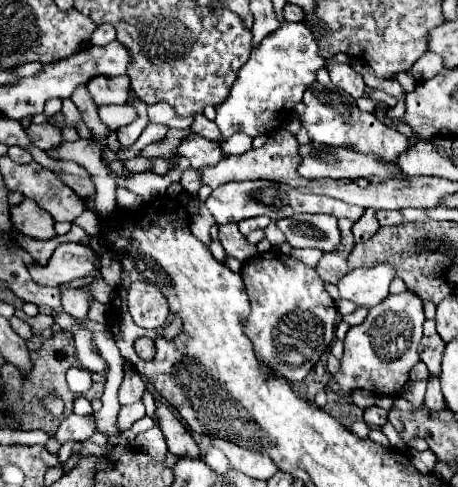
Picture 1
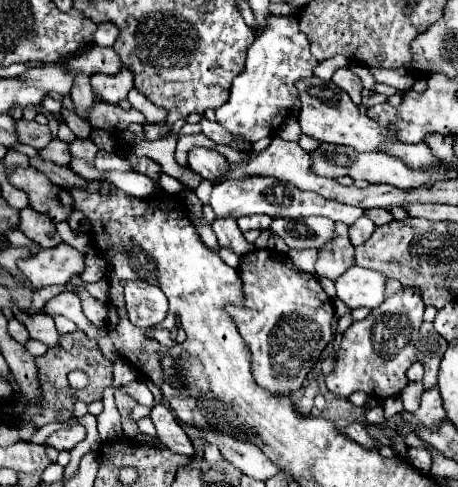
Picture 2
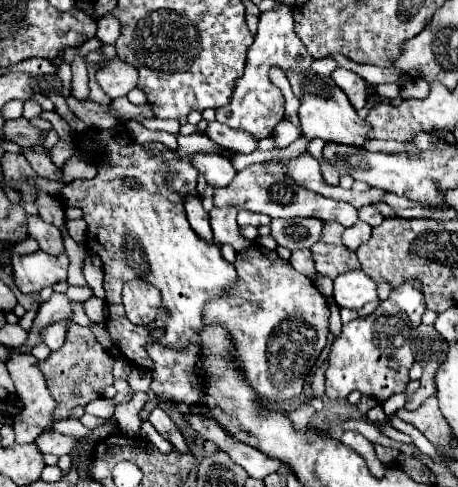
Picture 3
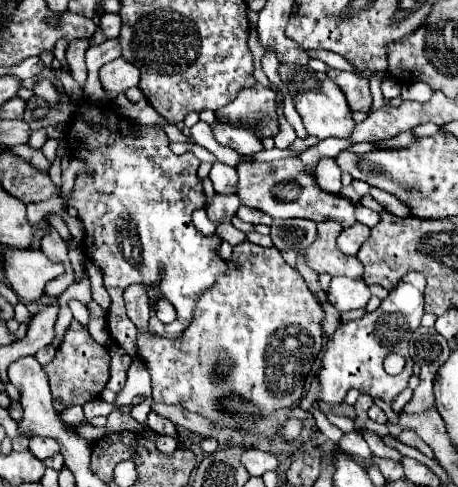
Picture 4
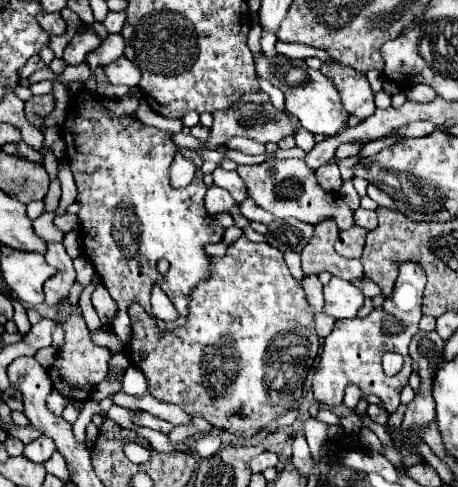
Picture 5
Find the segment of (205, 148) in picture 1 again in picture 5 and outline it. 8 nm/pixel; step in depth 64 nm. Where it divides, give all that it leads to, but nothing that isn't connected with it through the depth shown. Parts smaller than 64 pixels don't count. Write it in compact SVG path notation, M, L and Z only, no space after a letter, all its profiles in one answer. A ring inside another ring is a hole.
M216 168L214 170L214 182L222 188L226 188L230 192L230 196L240 204L246 200L246 188L244 188L244 182L240 180L238 172L228 172L224 168Z

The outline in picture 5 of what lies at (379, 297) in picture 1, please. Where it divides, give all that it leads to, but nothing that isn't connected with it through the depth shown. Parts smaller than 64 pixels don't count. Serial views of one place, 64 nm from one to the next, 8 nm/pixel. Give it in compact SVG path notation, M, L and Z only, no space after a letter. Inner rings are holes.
M332 278L324 286L324 314L334 320L356 318L358 308L364 304L364 294L342 278Z

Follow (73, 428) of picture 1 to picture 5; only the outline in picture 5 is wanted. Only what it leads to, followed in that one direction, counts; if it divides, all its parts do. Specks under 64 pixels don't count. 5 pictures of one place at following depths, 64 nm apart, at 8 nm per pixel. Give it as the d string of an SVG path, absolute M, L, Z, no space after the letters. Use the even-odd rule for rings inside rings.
M40 436L38 440L30 442L26 448L24 448L24 458L28 458L30 462L36 462L36 464L44 464L46 460L50 460L50 456L54 454L56 446L52 444L52 440L48 440L46 436Z

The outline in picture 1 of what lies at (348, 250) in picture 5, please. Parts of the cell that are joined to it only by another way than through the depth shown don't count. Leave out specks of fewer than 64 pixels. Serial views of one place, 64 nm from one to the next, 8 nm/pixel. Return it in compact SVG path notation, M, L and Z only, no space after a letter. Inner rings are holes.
M368 208L368 210L364 210L362 218L360 218L358 222L354 222L352 234L354 234L354 240L356 240L356 242L366 242L366 240L372 238L372 236L376 234L376 230L380 228L380 224L376 222L374 212L376 212L376 210Z

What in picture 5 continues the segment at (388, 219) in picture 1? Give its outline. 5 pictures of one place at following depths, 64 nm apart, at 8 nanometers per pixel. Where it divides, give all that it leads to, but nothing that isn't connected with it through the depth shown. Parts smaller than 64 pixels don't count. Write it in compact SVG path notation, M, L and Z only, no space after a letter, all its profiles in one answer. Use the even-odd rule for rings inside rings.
M358 208L354 212L354 222L356 226L362 226L366 230L374 230L378 226L378 216L374 210L364 210L364 208Z

